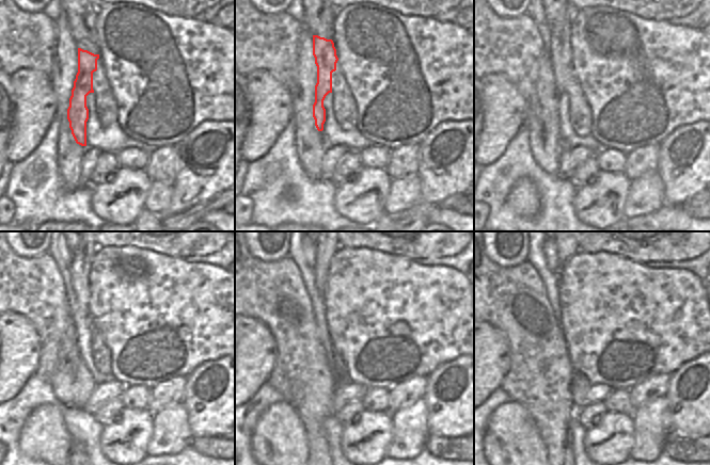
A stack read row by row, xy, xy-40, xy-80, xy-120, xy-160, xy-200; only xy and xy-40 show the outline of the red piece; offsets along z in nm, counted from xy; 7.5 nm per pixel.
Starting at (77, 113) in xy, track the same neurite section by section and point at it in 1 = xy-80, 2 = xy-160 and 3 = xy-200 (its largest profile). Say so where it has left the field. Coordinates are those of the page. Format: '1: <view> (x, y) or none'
1: xy-80 (559, 51)
2: xy-160 (325, 254)
3: xy-200 (565, 253)

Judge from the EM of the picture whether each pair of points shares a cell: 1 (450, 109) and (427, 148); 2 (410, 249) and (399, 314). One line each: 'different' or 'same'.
1: different
2: different

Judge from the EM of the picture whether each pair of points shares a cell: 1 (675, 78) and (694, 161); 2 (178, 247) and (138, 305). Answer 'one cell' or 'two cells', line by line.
1: two cells
2: two cells

